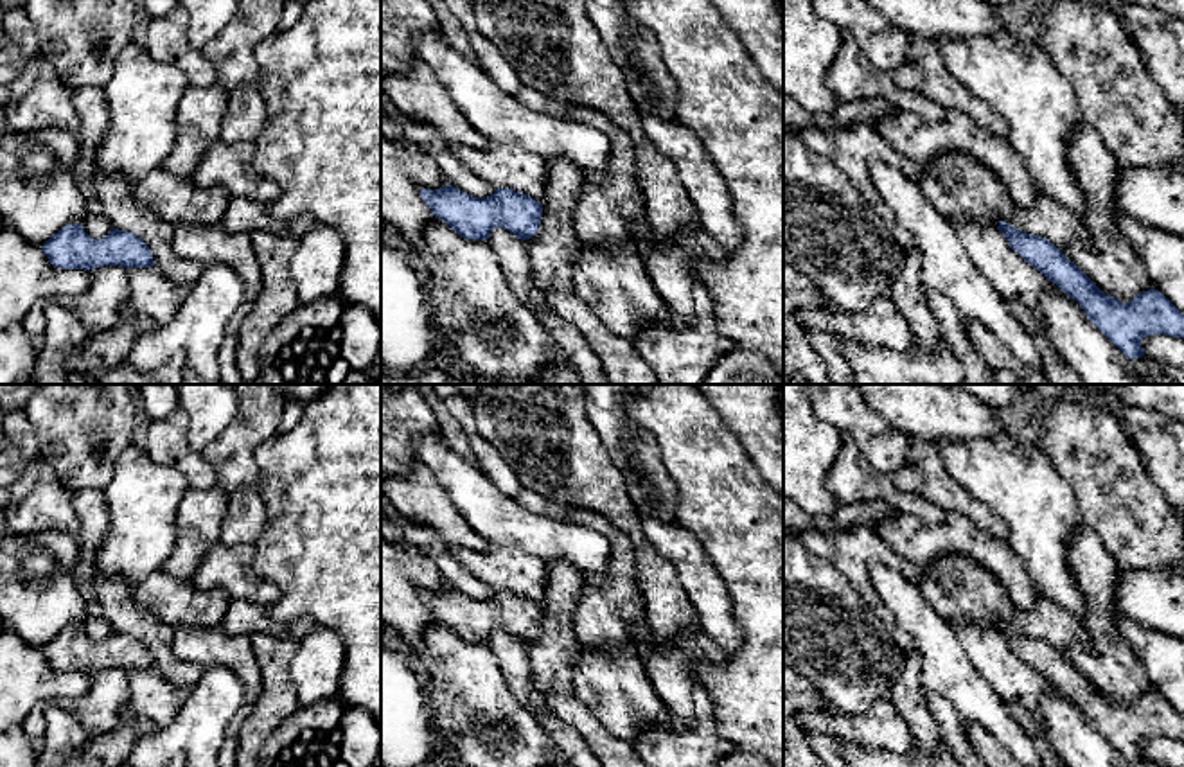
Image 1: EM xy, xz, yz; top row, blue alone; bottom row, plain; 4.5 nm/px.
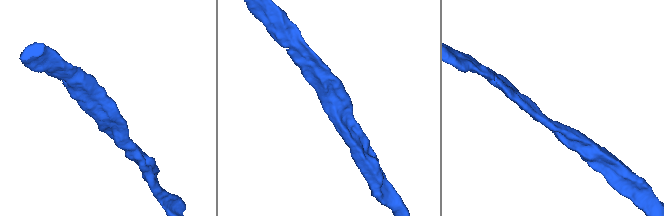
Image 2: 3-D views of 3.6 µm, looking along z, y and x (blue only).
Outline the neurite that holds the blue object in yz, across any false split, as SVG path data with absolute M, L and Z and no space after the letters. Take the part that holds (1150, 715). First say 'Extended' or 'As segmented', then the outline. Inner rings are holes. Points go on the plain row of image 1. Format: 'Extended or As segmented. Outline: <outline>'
As segmented. Outline: M999 623L997 632L1004 636L1010 650L1028 666L1074 701L1089 722L1128 762L1144 758L1141 742L1146 738L1184 740L1184 717L1161 693L1148 692L1123 706L1105 697L1047 641L1026 636L1006 623Z

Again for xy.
As segmented. Outline: M66 627L41 652L54 670L63 672L155 668L149 648L135 636L119 630L113 630L104 641L92 641L83 627Z

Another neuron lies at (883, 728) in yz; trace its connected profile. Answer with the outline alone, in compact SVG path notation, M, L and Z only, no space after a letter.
M877 701L868 713L803 711L798 717L810 735L826 735L866 749L907 753L916 745L915 733L888 701Z

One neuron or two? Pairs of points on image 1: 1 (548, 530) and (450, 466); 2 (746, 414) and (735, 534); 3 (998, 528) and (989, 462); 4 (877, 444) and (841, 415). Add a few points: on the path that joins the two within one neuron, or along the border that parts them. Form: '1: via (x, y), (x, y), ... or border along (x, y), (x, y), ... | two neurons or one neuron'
1: via (523, 528), (507, 523), (475, 491) | one neuron
2: border along (717, 412), (764, 478) | two neurons
3: border along (963, 487), (1001, 520), (1008, 530), (1008, 543) | two neurons
4: via (868, 442), (850, 423) | one neuron

